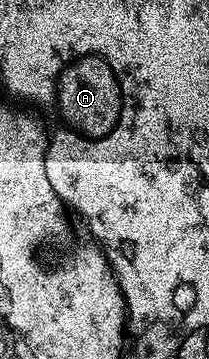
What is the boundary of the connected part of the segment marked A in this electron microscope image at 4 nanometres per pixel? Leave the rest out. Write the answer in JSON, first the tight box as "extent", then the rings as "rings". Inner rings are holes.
{"extent":[56,56,123,140],"rings":[[[83,56],[68,64],[57,81],[56,106],[67,126],[80,136],[99,140],[119,124],[123,95],[115,72],[99,56]]]}

